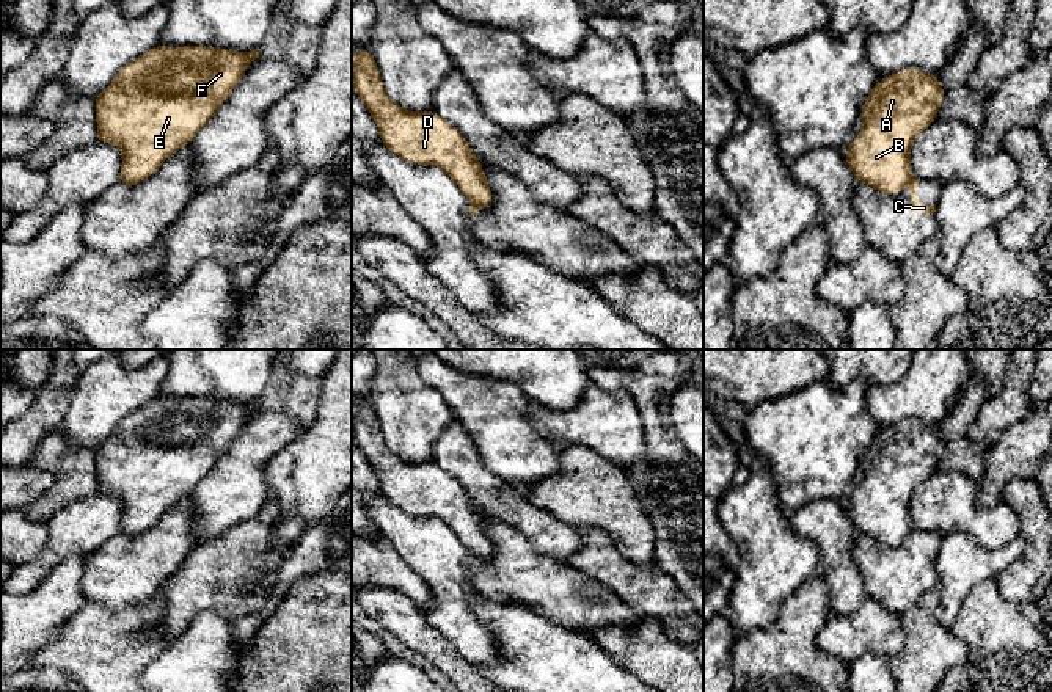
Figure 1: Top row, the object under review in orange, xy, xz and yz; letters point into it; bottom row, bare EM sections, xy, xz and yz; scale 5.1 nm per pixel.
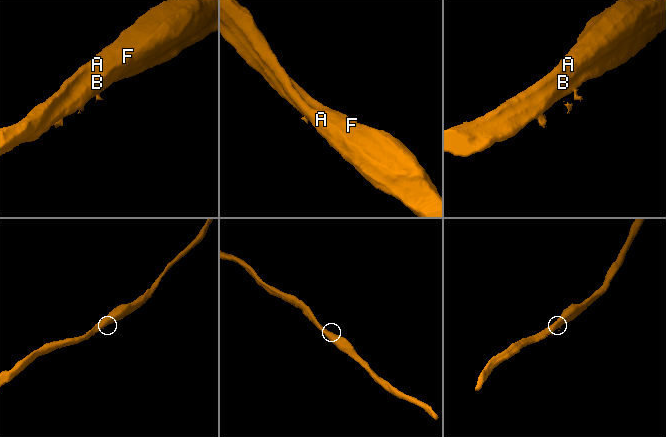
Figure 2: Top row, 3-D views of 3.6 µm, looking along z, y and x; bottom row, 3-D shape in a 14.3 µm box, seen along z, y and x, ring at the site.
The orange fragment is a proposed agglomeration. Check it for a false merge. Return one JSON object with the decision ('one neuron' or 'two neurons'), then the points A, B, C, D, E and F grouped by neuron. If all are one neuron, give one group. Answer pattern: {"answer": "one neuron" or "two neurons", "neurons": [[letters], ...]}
{"answer": "two neurons", "neurons": [["A", "B", "D", "E", "F"], ["C"]]}

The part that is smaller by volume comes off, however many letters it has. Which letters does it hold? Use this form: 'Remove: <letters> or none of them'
Remove: C

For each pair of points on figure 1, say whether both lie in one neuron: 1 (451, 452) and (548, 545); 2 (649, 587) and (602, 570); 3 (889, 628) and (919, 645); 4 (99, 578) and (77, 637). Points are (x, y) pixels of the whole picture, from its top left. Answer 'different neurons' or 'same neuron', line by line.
1: same neuron
2: same neuron
3: different neurons
4: different neurons

